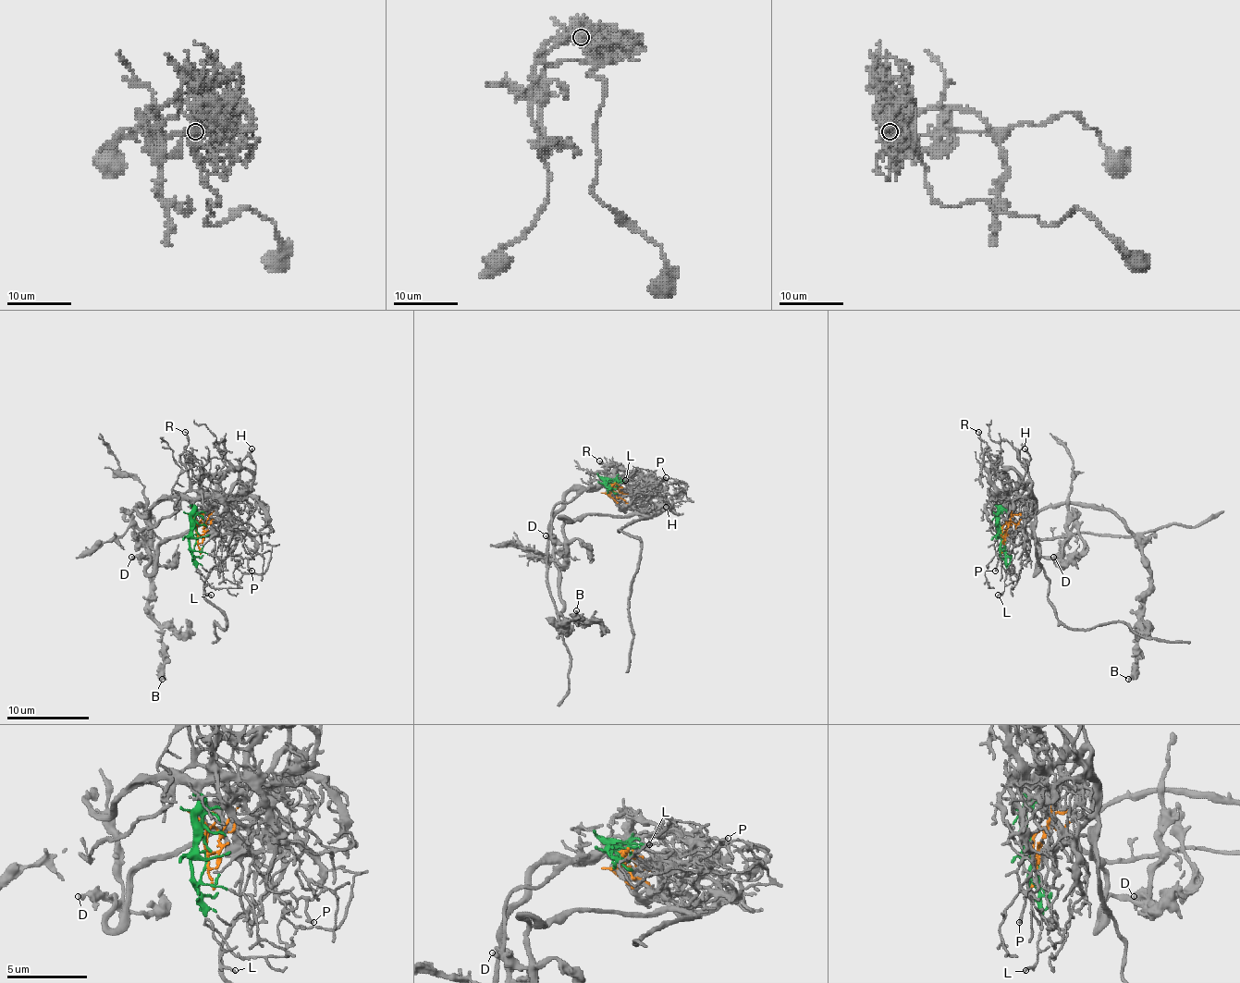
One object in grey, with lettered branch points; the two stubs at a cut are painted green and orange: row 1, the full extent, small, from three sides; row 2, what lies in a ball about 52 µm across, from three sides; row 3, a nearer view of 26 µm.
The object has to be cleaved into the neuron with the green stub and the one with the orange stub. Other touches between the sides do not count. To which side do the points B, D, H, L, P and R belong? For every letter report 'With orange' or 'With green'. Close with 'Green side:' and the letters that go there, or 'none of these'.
B: With green
D: With orange
H: With orange
L: With green
P: With green
R: With green
Green side: B, L, P, R

